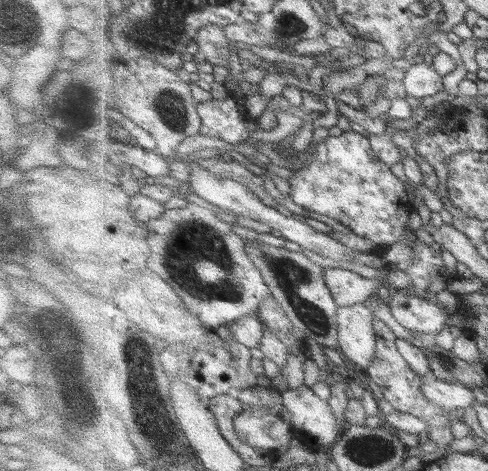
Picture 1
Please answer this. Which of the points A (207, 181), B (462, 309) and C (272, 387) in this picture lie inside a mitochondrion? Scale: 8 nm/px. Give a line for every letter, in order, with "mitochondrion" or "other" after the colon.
A: other
B: other
C: other

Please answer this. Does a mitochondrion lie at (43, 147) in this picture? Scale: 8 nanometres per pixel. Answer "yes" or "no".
no

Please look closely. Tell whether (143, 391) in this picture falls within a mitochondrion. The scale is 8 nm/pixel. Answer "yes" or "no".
yes

